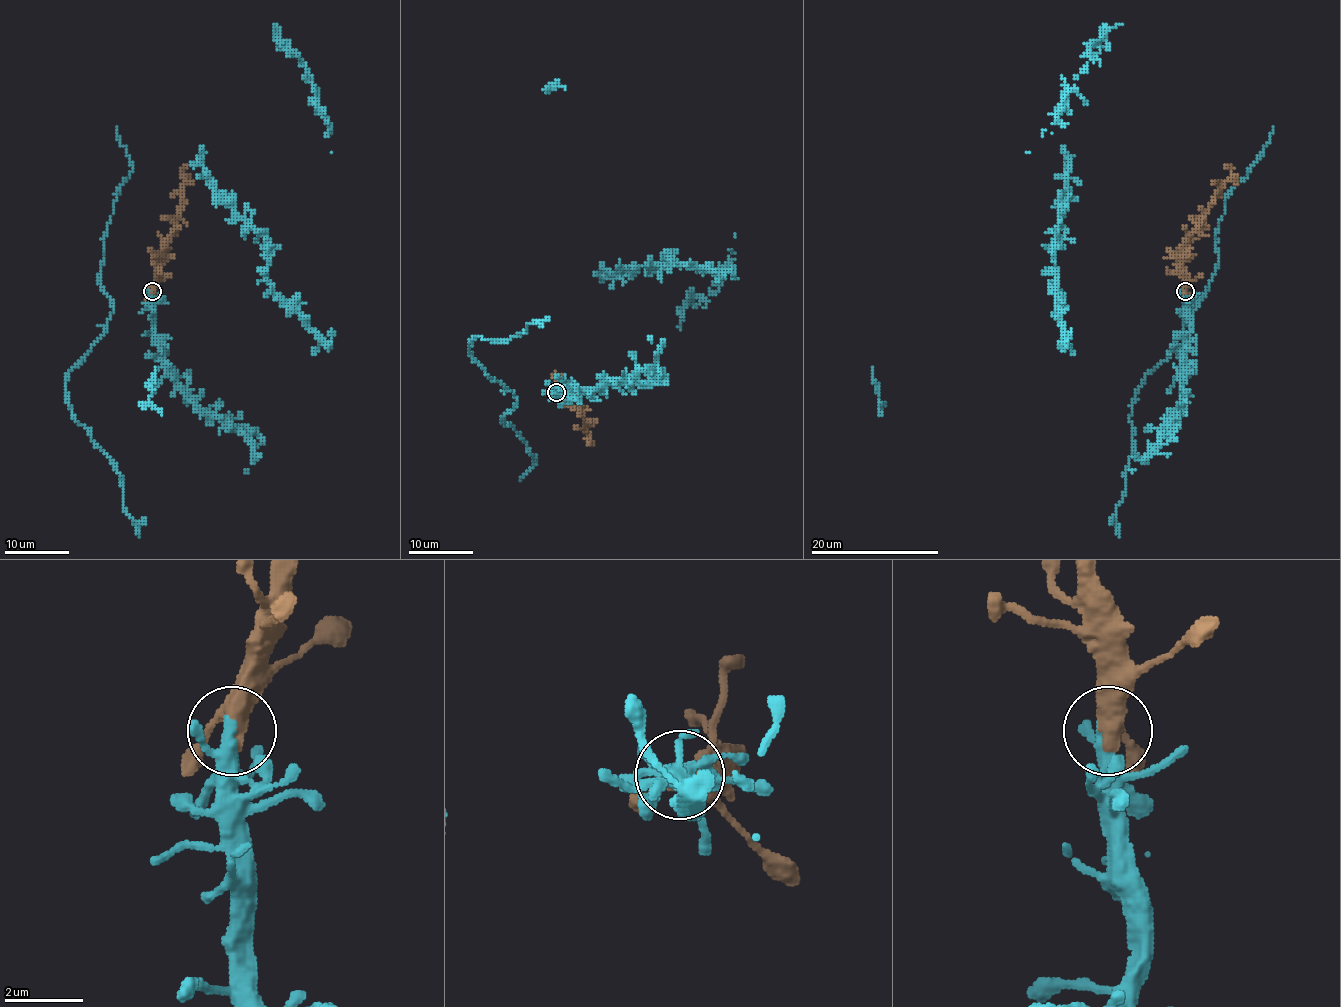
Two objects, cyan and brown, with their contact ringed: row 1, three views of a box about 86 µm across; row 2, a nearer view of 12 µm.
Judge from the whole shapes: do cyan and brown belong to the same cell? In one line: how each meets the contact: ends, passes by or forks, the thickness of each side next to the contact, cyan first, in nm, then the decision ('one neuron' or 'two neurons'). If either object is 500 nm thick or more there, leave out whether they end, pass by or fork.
cyan passes by; brown passes by; 320 nm thick on the cyan side, 440 nm on the other; one neuron

